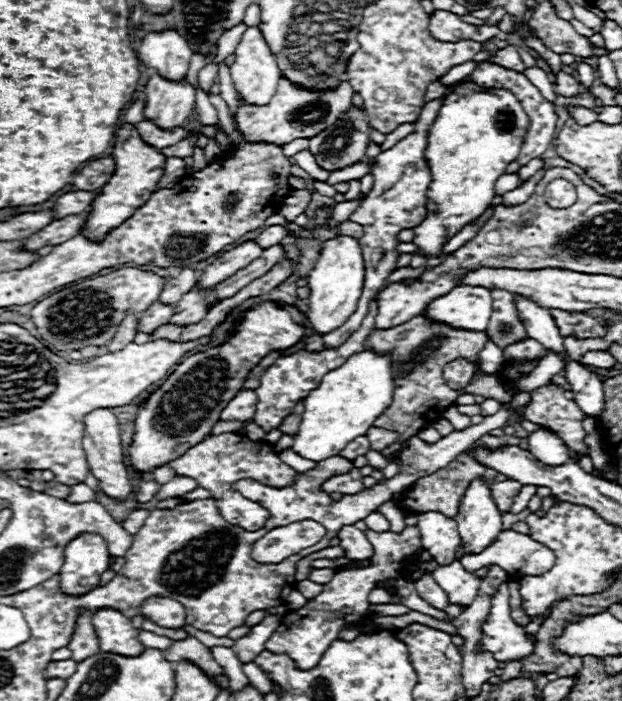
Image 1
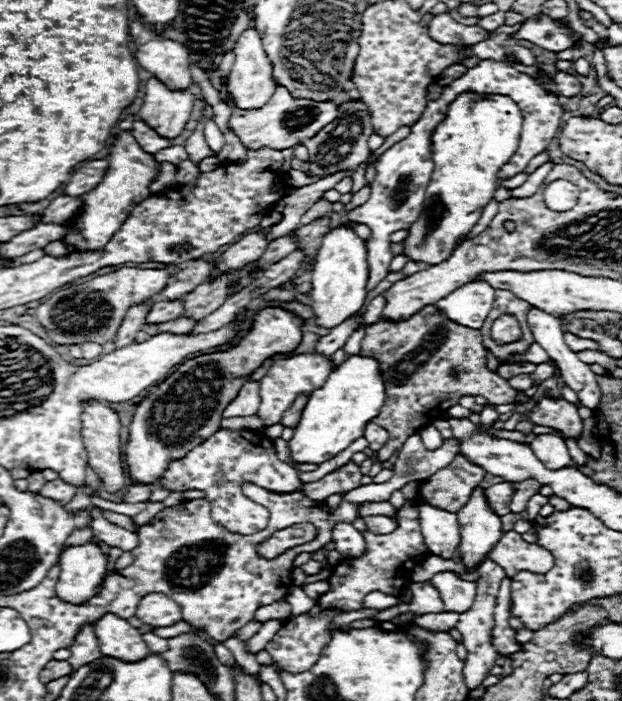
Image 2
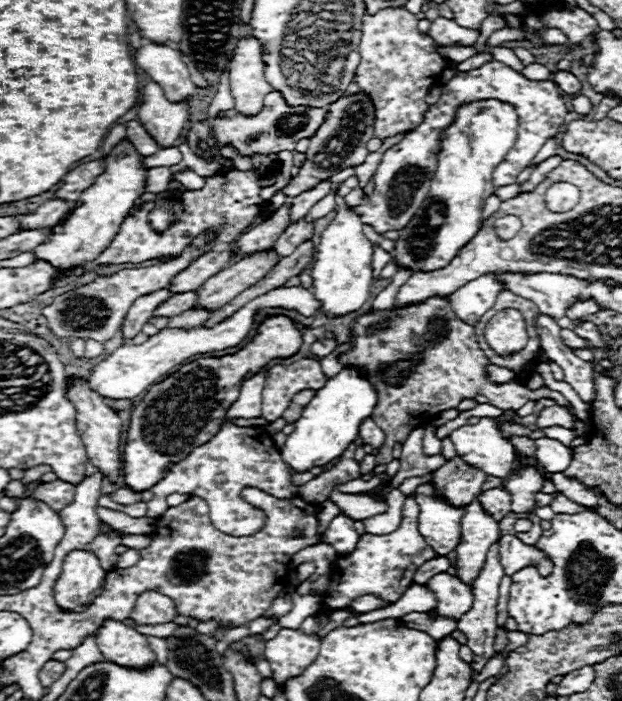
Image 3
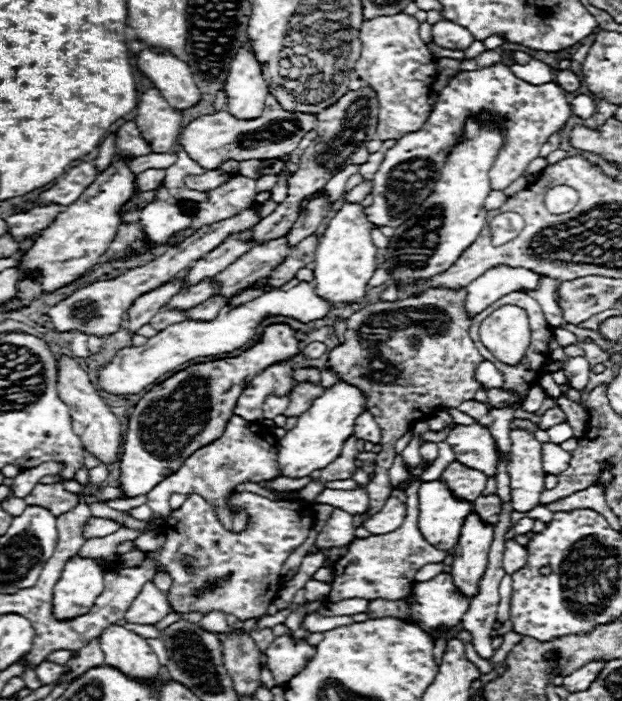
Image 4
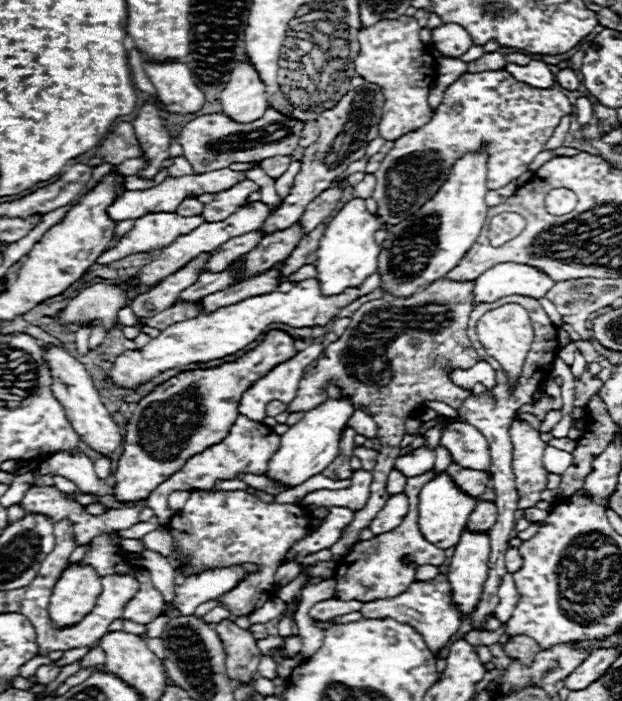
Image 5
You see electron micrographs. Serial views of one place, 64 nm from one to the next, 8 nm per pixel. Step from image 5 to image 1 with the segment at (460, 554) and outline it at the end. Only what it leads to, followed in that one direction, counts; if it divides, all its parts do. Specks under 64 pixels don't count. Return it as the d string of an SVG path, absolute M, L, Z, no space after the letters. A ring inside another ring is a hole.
M482 478L474 480L460 504L456 514L460 538L462 538L462 552L476 554L494 542L494 536L502 530L502 512L496 508L490 486L482 482Z

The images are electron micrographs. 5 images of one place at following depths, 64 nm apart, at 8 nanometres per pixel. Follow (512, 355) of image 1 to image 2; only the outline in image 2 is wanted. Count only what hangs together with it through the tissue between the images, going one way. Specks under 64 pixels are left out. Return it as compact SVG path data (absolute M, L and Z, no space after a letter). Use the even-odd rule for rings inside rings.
M532 344L528 354L520 356L516 362L532 362L532 364L538 364L538 362L548 362L550 356L540 348L540 344Z

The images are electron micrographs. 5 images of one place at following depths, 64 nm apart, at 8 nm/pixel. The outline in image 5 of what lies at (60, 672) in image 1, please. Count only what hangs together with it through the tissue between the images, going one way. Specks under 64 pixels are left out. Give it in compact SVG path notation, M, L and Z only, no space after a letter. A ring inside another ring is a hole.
M40 666L40 668L36 670L38 684L50 684L58 674L60 674L60 668L58 668L58 666Z

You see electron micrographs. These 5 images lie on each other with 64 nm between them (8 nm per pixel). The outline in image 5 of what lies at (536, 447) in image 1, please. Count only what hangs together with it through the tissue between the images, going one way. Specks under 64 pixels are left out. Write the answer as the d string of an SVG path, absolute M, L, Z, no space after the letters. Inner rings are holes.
M546 446L544 450L544 468L550 474L562 474L570 464L572 464L572 454L566 450L558 450L552 446Z

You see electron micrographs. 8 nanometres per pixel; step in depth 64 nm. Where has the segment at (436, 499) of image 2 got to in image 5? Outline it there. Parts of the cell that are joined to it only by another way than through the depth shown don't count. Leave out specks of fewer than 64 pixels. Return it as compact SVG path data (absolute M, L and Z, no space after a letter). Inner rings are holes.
M450 464L446 470L454 482L458 482L460 490L464 490L468 496L480 496L488 482L490 482L490 474L484 470L470 470L470 468L462 468L458 464Z

